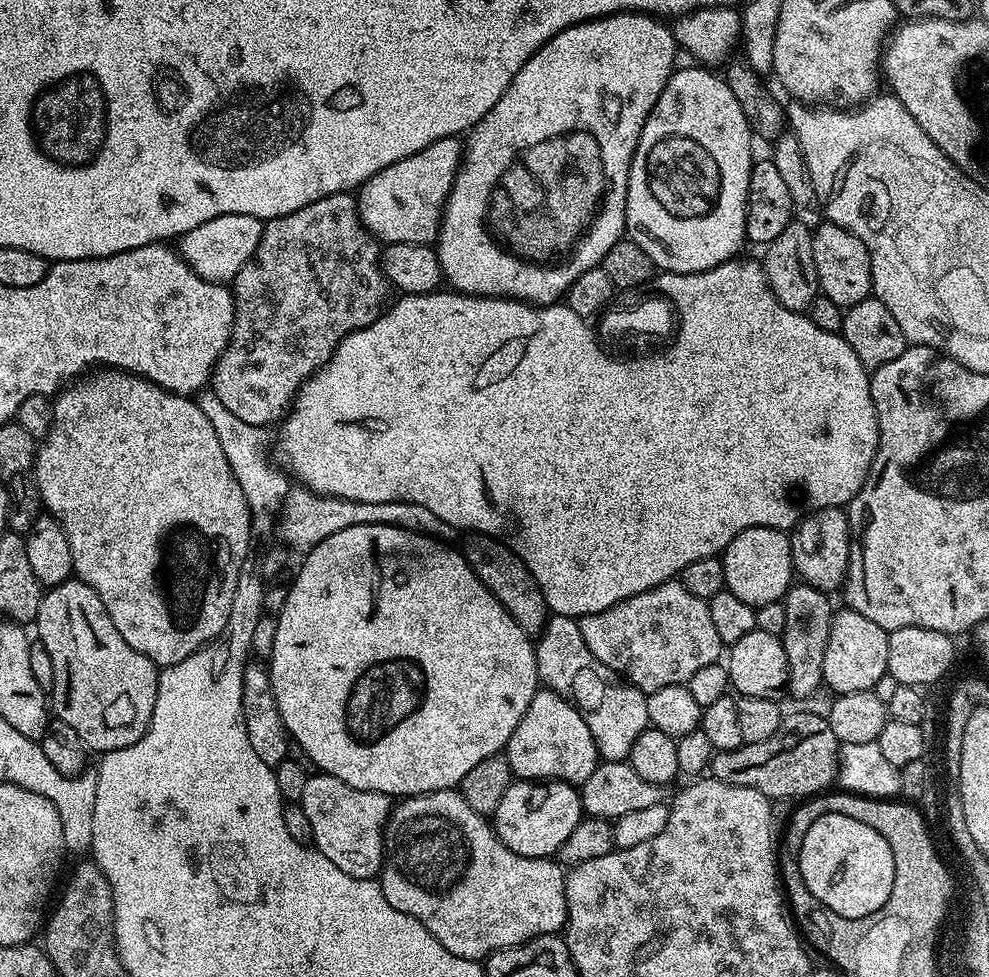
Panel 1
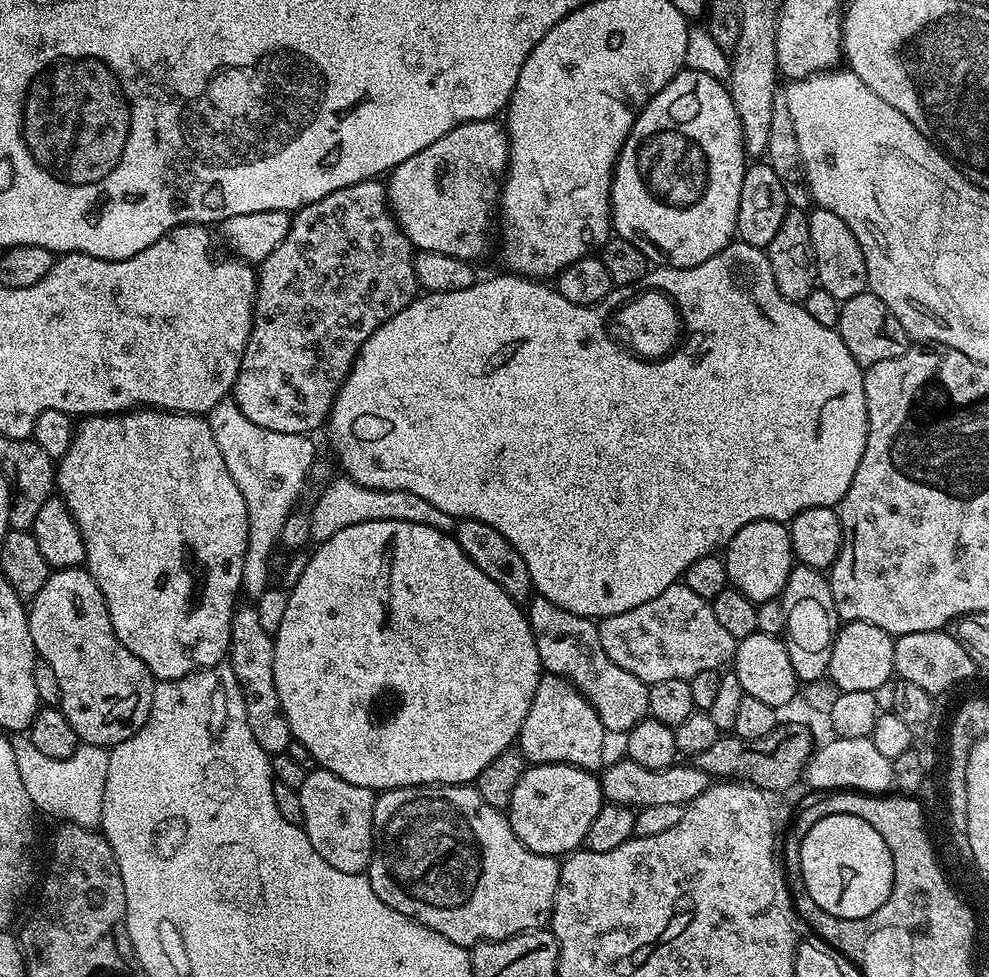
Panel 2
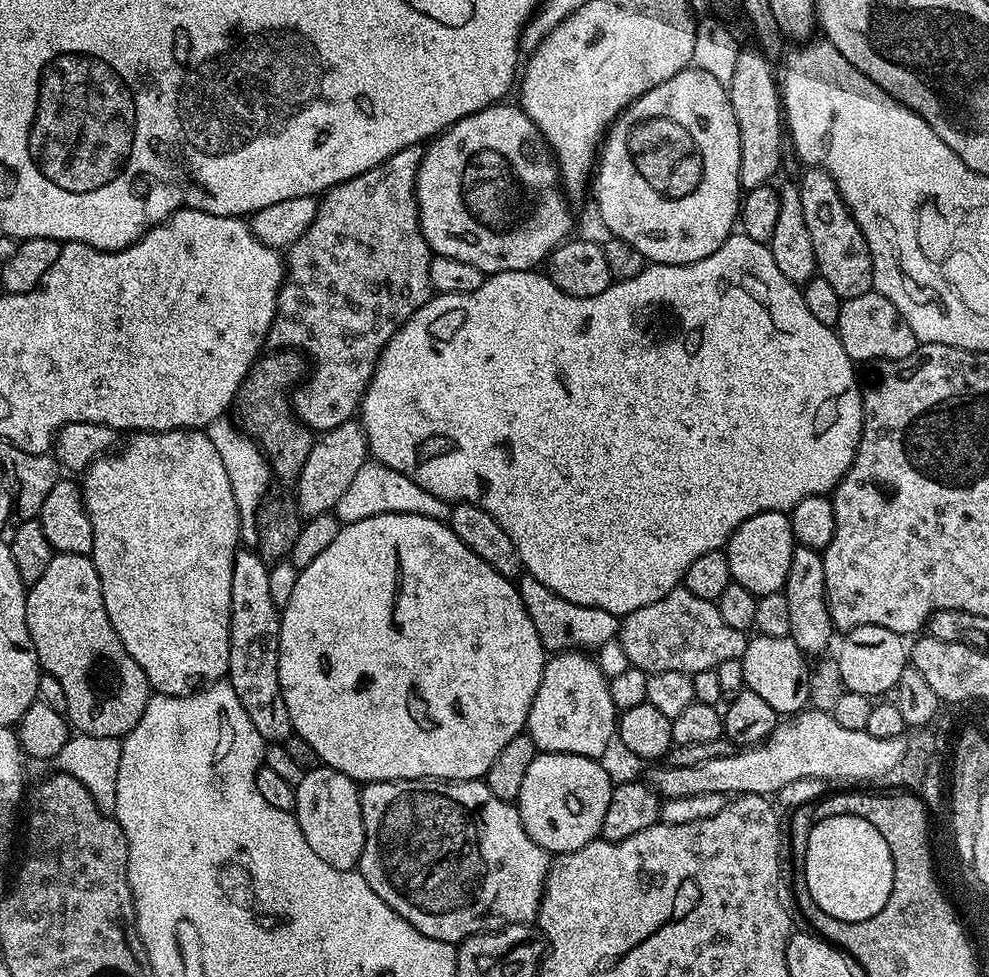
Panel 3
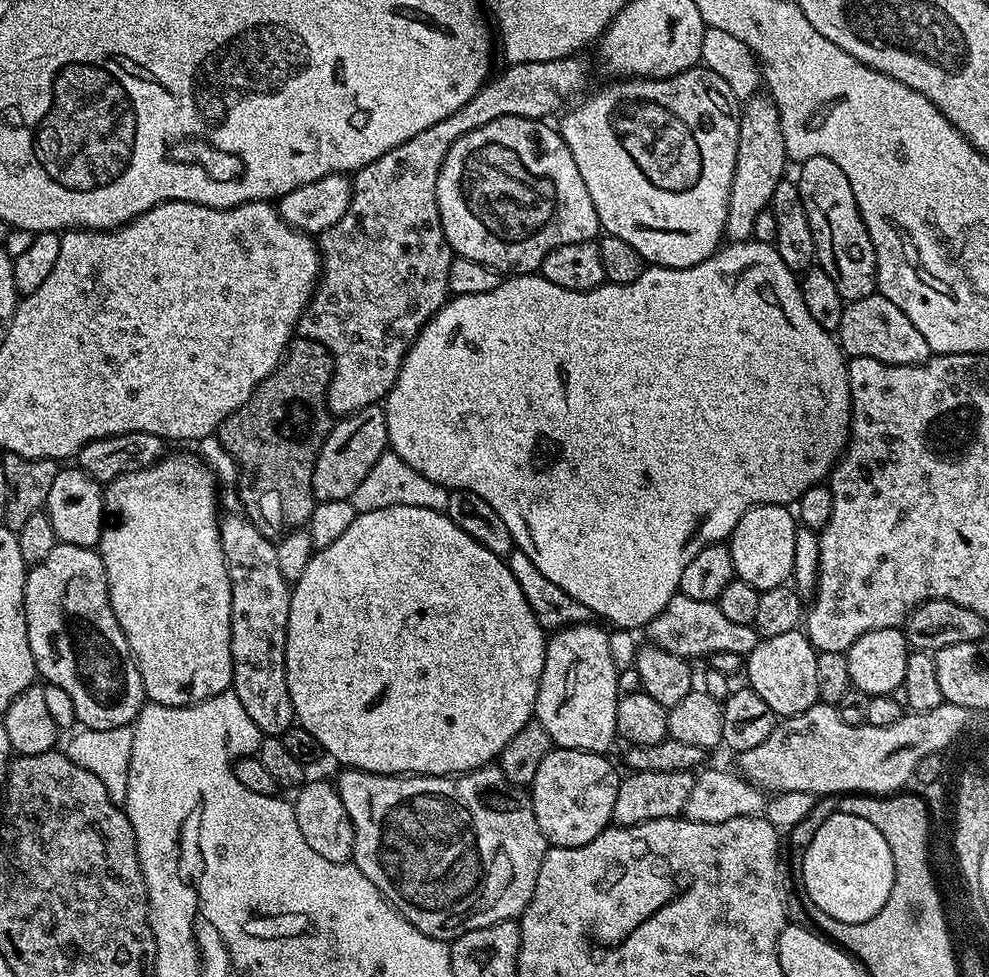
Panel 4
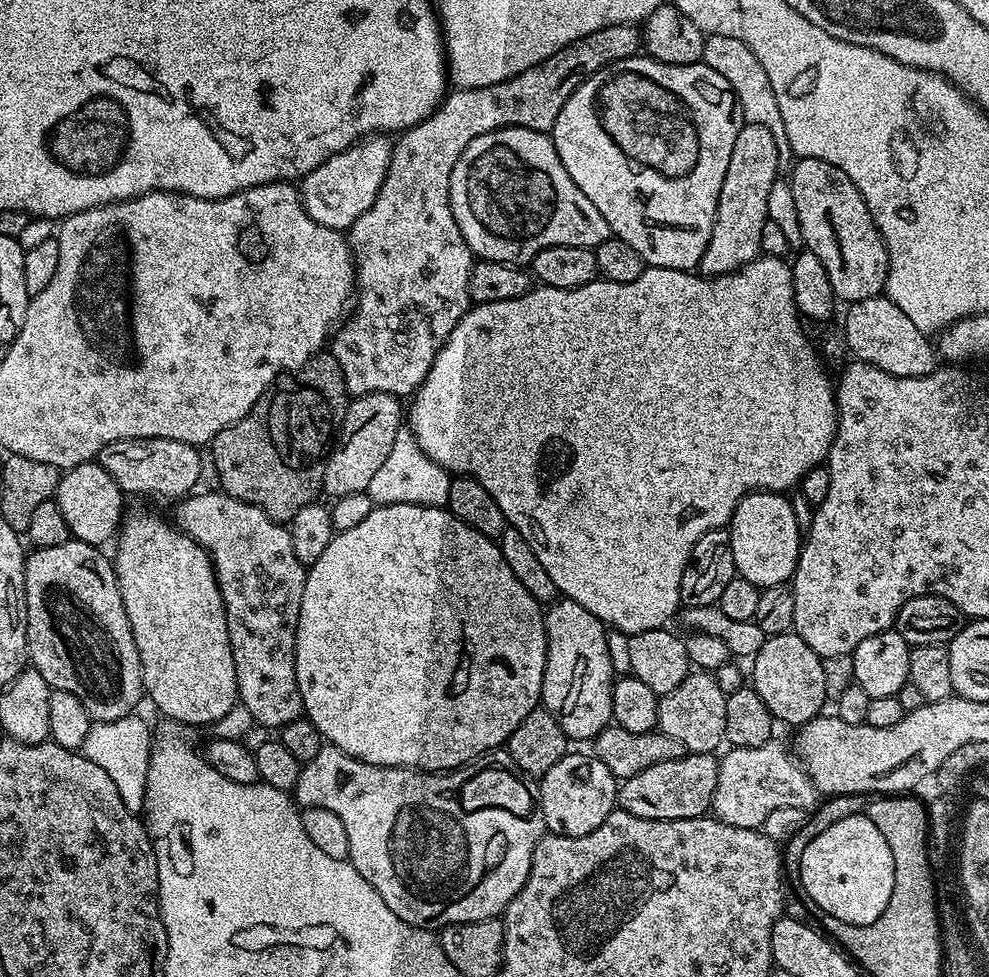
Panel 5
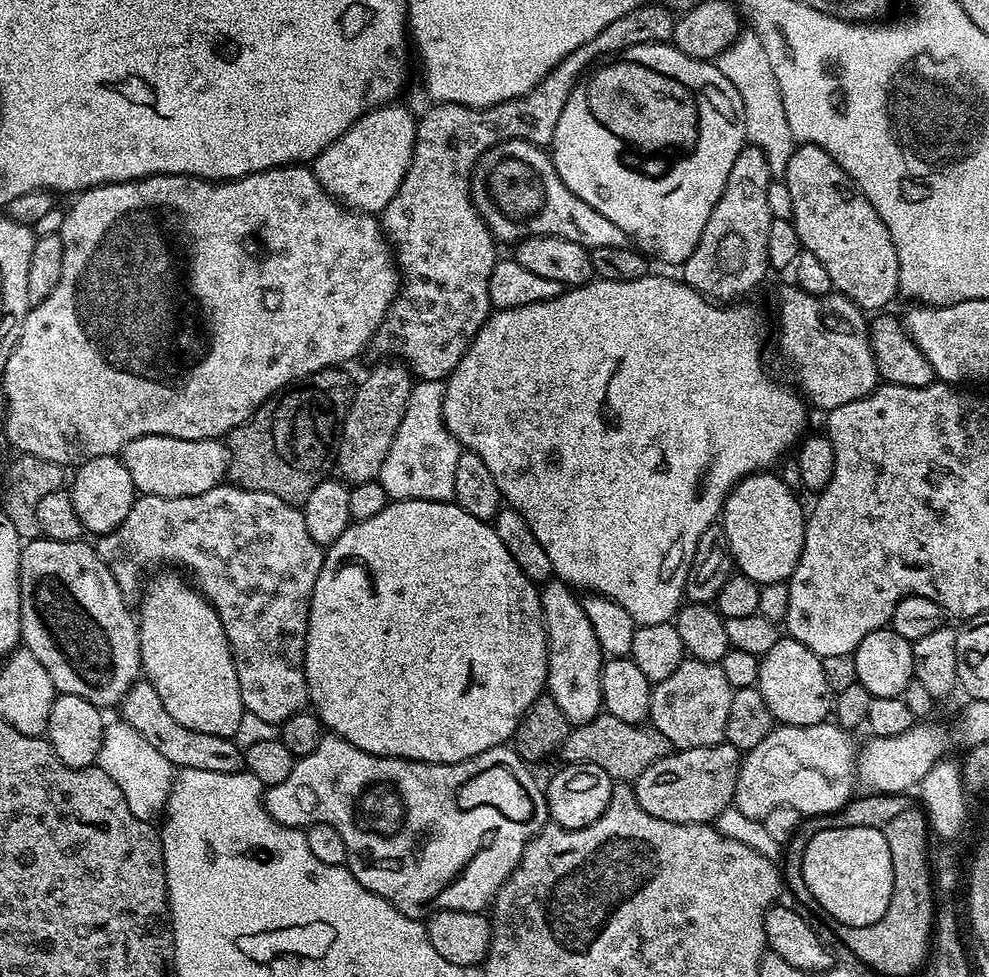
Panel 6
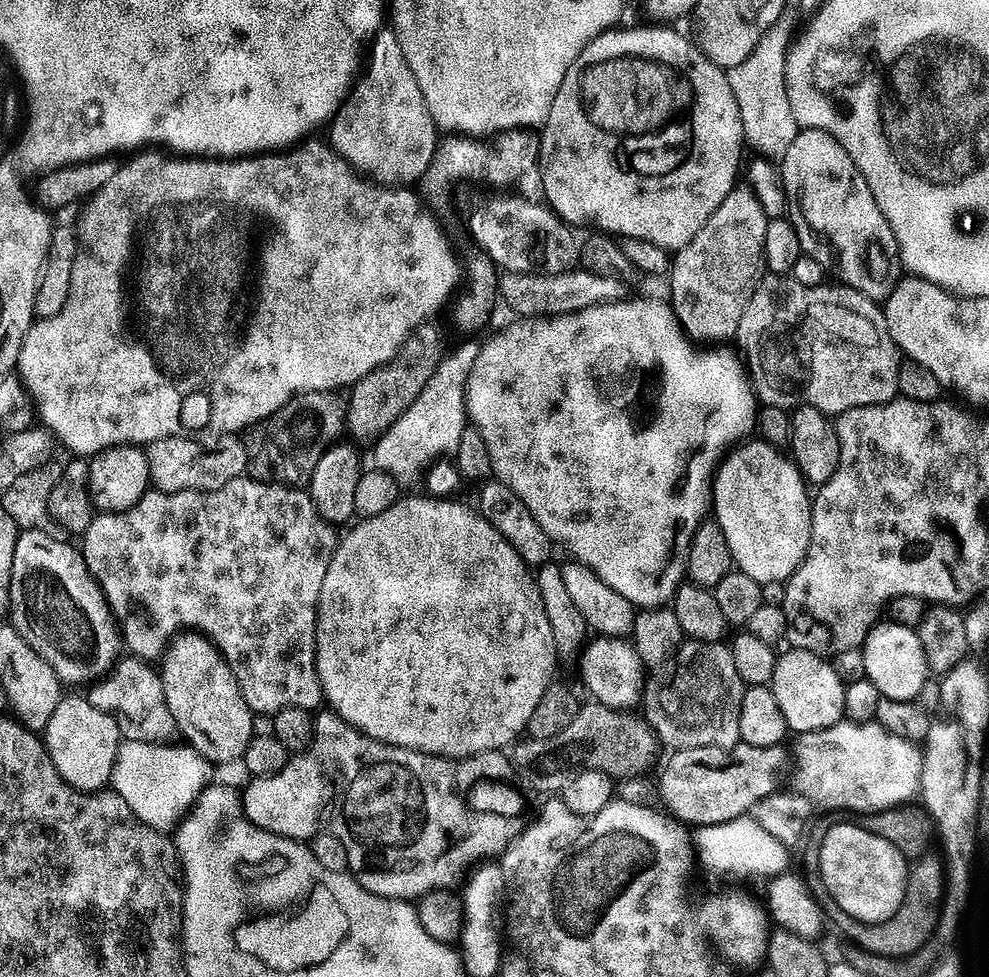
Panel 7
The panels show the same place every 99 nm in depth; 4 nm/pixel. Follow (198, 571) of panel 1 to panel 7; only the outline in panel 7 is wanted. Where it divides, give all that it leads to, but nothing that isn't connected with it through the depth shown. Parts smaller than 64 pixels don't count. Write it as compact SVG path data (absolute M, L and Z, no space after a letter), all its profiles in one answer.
M196 630L181 632L184 632L181 636L176 634L171 637L158 664L162 690L166 694L166 706L170 706L170 714L176 723L176 731L181 737L185 736L188 739L185 741L199 756L203 756L209 765L228 764L231 760L239 761L254 734L254 728L252 728L254 713L246 706L246 698L242 698L238 682L230 666L216 649L216 645Z

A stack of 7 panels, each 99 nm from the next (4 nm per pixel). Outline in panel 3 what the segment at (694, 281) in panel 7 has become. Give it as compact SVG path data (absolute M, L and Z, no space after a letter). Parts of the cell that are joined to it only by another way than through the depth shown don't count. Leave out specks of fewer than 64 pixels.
M741 47L734 82L726 85L730 106L734 106L734 118L738 122L740 139L740 186L749 190L769 183L780 168L780 159L786 148L784 109L780 102L780 86L777 73L772 73L773 61L759 47Z

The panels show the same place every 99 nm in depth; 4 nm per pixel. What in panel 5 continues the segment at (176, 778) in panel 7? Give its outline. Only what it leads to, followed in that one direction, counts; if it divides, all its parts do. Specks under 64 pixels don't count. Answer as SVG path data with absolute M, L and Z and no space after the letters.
M133 714L110 722L97 720L92 723L82 749L84 756L90 758L90 762L102 766L114 786L118 786L118 798L126 802L126 810L137 814L144 811L146 774L153 743L154 736L148 733L147 722L139 714Z

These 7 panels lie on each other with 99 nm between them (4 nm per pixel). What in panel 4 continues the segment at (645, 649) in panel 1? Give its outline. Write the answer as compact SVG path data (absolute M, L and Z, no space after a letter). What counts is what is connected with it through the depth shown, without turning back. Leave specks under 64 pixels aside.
M679 594L670 598L666 610L662 610L658 618L647 624L647 632L647 639L657 648L670 654L678 654L689 662L696 662L699 656L707 658L722 654L722 650L747 658L758 643L758 635L753 625L730 622L730 618L725 618L720 607L714 602L698 602L698 598L686 598Z

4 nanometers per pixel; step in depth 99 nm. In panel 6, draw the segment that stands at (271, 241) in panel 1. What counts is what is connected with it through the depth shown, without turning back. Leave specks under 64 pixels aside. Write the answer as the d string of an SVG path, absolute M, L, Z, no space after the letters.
M646 2L640 8L630 10L630 14L614 18L614 22L606 26L606 30L594 34L590 42L566 54L566 58L562 58L562 62L558 62L558 66L554 66L550 74L542 78L542 82L538 82L526 95L519 96L517 100L507 100L489 108L433 103L428 106L432 108L426 109L422 114L419 113L416 121L414 154L406 170L406 178L402 178L402 186L398 186L398 192L384 207L382 213L384 235L394 249L394 259L402 283L378 330L372 335L371 351L376 351L380 358L395 358L403 362L416 380L447 381L449 374L456 369L458 362L471 346L472 339L493 311L488 283L490 270L494 270L498 259L496 253L498 244L492 231L484 224L483 218L474 210L470 210L468 175L476 167L480 155L504 140L525 140L541 146L551 145L554 129L558 126L558 114L562 114L566 98L574 90L576 81L585 75L589 65L601 58L611 58L630 46L671 41L676 22L677 17L673 9L665 8L660 2L656 4Z

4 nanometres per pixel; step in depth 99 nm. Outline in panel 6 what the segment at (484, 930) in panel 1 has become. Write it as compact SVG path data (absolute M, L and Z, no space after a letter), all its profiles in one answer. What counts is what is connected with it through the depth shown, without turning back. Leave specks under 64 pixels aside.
M321 735L318 746L310 750L310 754L299 757L293 763L290 774L282 782L267 785L262 796L264 809L276 819L276 823L301 830L309 824L329 824L342 834L342 842L346 846L346 867L352 871L354 878L366 886L374 894L378 894L386 902L390 902L402 914L423 921L434 912L454 910L455 912L483 913L495 901L500 887L508 881L510 874L516 870L522 858L524 848L540 833L540 829L549 823L548 797L545 789L536 781L529 765L517 754L515 747L501 746L491 748L474 758L466 758L453 764L421 764L418 760L403 760L397 756L375 756L366 750L358 750L341 736Z

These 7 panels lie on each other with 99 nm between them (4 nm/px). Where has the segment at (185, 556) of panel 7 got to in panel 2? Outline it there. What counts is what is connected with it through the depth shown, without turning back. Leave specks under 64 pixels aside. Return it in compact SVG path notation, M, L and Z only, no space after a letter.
M237 607L232 613L232 629L228 643L226 662L234 670L234 678L242 690L246 706L246 722L254 742L269 754L287 753L288 744L293 740L292 731L278 702L278 686L274 686L274 646L273 633L262 630L255 607Z

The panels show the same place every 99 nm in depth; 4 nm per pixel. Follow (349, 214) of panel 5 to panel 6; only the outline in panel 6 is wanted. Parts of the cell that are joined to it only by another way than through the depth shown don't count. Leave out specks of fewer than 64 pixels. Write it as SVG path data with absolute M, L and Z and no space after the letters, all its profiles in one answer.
M400 102L372 108L365 116L359 116L348 127L346 134L339 136L333 144L326 146L326 150L322 150L316 155L315 160L310 164L311 170L321 186L332 195L332 199L340 201L345 208L369 214L383 213L384 207L398 192L398 186L402 186L402 178L406 178L406 170L410 166L414 154L416 121L417 117L414 112L412 116L411 110L403 108Z

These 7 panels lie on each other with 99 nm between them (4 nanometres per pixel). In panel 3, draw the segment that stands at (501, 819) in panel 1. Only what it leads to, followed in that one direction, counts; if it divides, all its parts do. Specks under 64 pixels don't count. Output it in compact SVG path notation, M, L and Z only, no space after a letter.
M540 752L534 762L530 762L522 790L514 803L520 809L526 834L530 834L530 838L534 838L534 842L538 842L538 846L542 846L549 854L573 852L600 836L602 818L606 818L606 806L610 806L610 794L614 787L614 779L602 765L600 760L557 752Z

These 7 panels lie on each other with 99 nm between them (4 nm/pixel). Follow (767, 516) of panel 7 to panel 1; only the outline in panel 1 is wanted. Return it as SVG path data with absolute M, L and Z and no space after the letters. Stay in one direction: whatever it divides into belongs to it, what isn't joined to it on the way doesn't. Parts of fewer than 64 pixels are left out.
M758 526L742 530L725 546L722 559L725 589L754 609L783 601L794 583L792 542L789 533L781 529Z

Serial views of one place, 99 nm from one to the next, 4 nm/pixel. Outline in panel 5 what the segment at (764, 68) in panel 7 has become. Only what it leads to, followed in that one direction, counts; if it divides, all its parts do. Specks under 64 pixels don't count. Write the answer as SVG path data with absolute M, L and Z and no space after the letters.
M709 36L704 42L704 59L702 61L710 70L718 70L736 95L738 112L749 124L766 126L770 134L774 134L774 143L778 146L778 158L781 165L788 166L793 163L792 147L786 138L786 126L782 126L782 110L778 110L778 98L774 98L774 86L770 86L770 77L762 62L754 58L754 50L746 46L746 42L738 42L738 38L726 38L725 36Z

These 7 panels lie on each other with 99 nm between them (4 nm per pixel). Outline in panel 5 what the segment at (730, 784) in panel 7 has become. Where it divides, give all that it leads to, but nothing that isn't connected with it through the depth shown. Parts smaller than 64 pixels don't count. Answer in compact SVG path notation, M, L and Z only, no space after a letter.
M694 752L670 762L658 762L650 766L650 770L642 770L642 774L634 774L634 778L623 781L616 793L616 802L621 812L634 814L634 818L643 820L689 820L705 815L712 807L714 786L718 786L720 773L719 759L711 752Z

